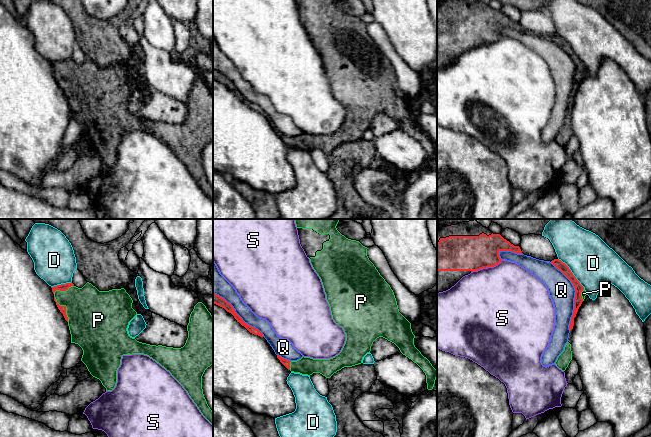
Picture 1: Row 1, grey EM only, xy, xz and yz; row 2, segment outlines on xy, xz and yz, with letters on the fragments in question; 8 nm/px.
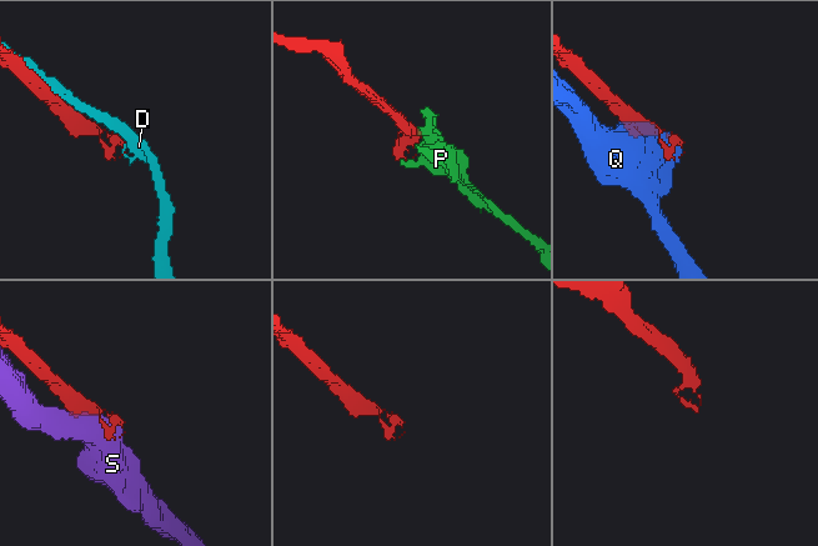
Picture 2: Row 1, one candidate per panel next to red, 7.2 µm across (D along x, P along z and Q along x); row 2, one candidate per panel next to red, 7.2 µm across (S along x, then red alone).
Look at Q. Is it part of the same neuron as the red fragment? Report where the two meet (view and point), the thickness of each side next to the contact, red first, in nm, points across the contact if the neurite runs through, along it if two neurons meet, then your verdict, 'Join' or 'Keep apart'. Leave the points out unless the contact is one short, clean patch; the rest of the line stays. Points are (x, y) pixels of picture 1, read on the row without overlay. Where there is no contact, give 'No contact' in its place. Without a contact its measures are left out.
Touches red at yz (575, 72). Thickness 70 nm (red) against 200 nm. Keep apart

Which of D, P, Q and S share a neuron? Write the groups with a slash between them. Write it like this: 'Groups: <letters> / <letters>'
Groups: D / P / Q / S

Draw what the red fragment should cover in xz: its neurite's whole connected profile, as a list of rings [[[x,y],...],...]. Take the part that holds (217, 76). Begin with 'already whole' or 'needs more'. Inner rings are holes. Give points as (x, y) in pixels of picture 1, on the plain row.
already whole; [[[213,69],[213,79],[224,84],[227,88],[231,89],[234,92],[234,94],[237,96],[237,98],[239,98],[242,102],[244,102],[250,109],[254,111],[258,111],[260,113],[264,113],[263,110],[258,105],[245,99],[242,96],[242,94],[235,88],[233,82],[230,79],[228,79],[224,74]]]

